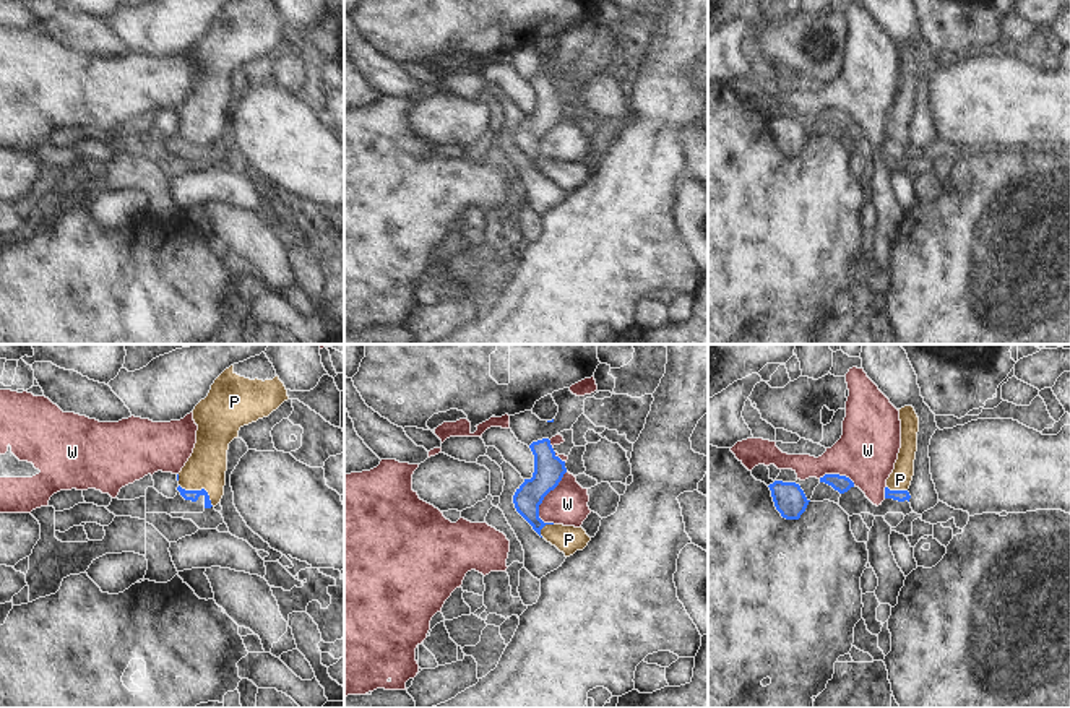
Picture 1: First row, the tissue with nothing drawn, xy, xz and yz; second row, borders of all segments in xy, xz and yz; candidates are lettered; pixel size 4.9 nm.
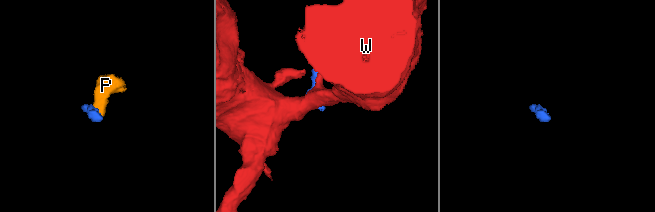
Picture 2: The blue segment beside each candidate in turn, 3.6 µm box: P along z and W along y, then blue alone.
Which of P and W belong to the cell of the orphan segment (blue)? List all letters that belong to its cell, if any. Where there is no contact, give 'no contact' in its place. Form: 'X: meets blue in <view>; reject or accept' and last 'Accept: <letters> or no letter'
P: meets blue in xy; accept
W: meets blue in xz; reject
Accept: P

